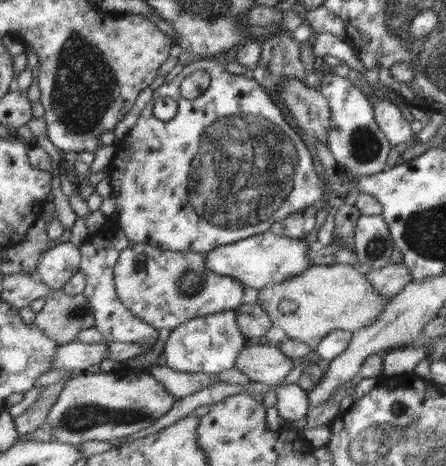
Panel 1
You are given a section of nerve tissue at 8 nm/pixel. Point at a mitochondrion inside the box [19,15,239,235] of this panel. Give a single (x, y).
(84, 88)

